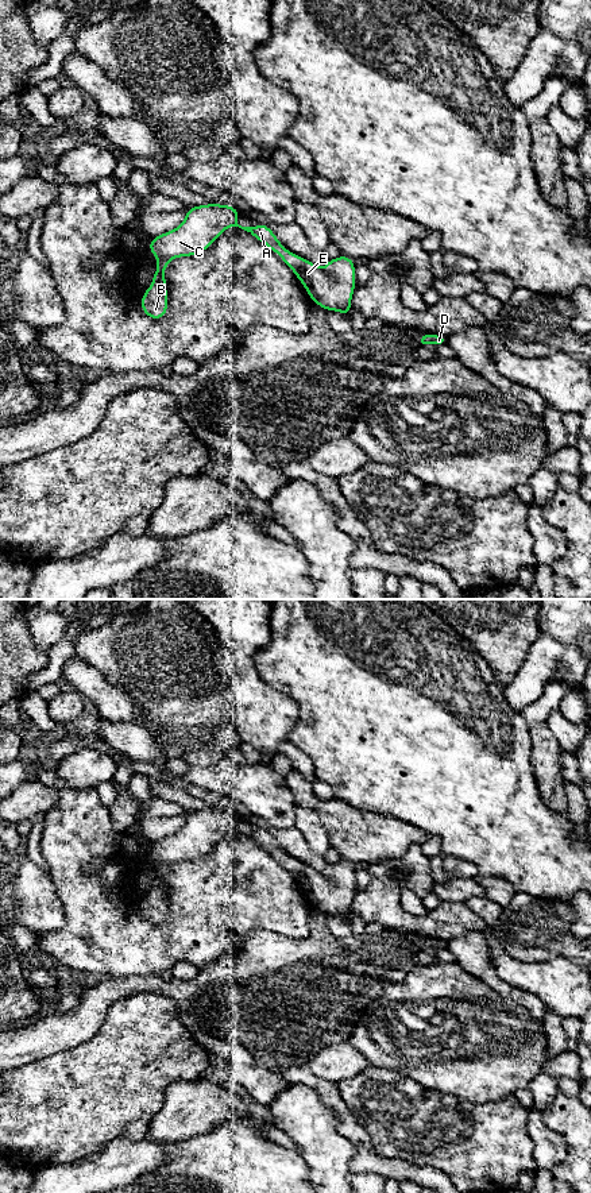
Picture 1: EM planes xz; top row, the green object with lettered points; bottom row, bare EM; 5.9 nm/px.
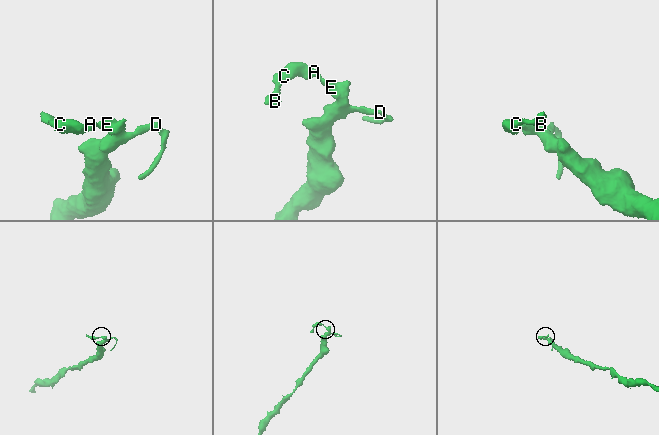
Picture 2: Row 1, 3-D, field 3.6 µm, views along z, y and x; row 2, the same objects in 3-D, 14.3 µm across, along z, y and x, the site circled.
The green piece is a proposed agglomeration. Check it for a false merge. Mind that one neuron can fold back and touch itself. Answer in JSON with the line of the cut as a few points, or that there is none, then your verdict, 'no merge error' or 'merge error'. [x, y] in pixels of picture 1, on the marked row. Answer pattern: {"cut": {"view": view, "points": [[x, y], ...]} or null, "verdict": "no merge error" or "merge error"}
{"cut": null, "verdict": "no merge error"}

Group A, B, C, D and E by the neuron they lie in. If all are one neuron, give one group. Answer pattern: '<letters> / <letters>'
A B C D E

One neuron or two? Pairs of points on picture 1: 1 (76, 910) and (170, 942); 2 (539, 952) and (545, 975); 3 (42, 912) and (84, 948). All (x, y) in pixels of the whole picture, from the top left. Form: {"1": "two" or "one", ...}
{"1": "one", "2": "two", "3": "two"}

